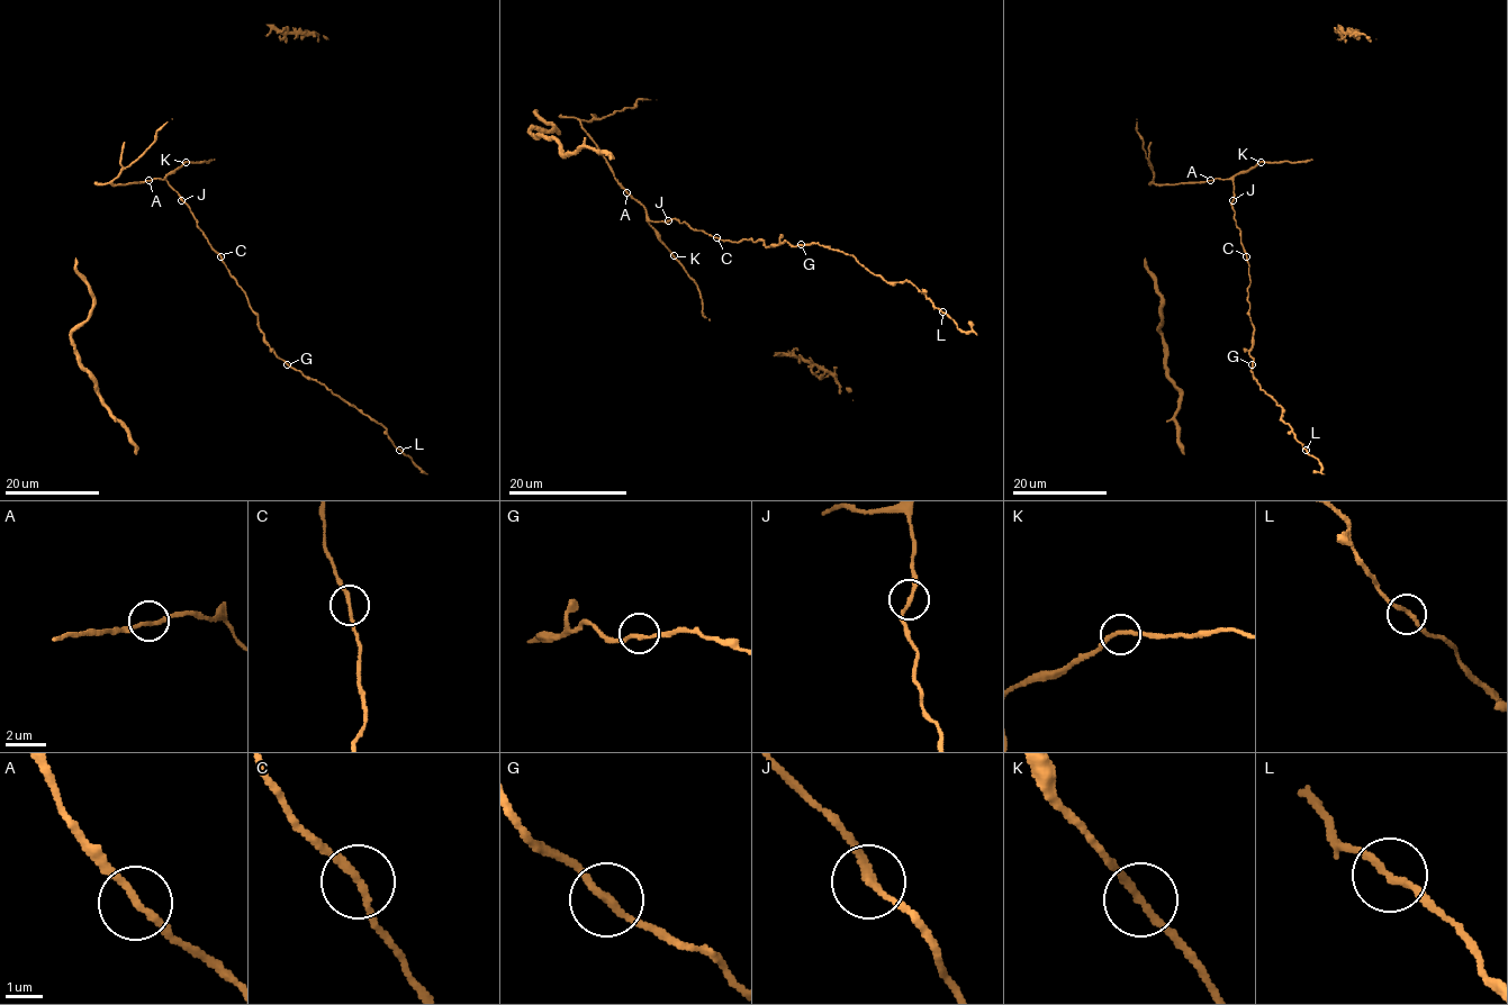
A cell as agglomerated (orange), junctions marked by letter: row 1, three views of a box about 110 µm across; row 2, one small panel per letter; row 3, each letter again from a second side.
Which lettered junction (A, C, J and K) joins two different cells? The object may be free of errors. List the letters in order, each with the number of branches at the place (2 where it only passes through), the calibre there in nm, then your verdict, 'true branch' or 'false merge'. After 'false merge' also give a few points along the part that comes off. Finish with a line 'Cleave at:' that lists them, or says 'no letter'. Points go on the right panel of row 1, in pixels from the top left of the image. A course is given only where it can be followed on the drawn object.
A: branches 2; calibre 190 nm; true branch
C: branches 2; calibre 190 nm; true branch
J: branches 2; calibre 190 nm; true branch
K: branches 2; calibre 200 nm; true branch
Cleave at: no letter

